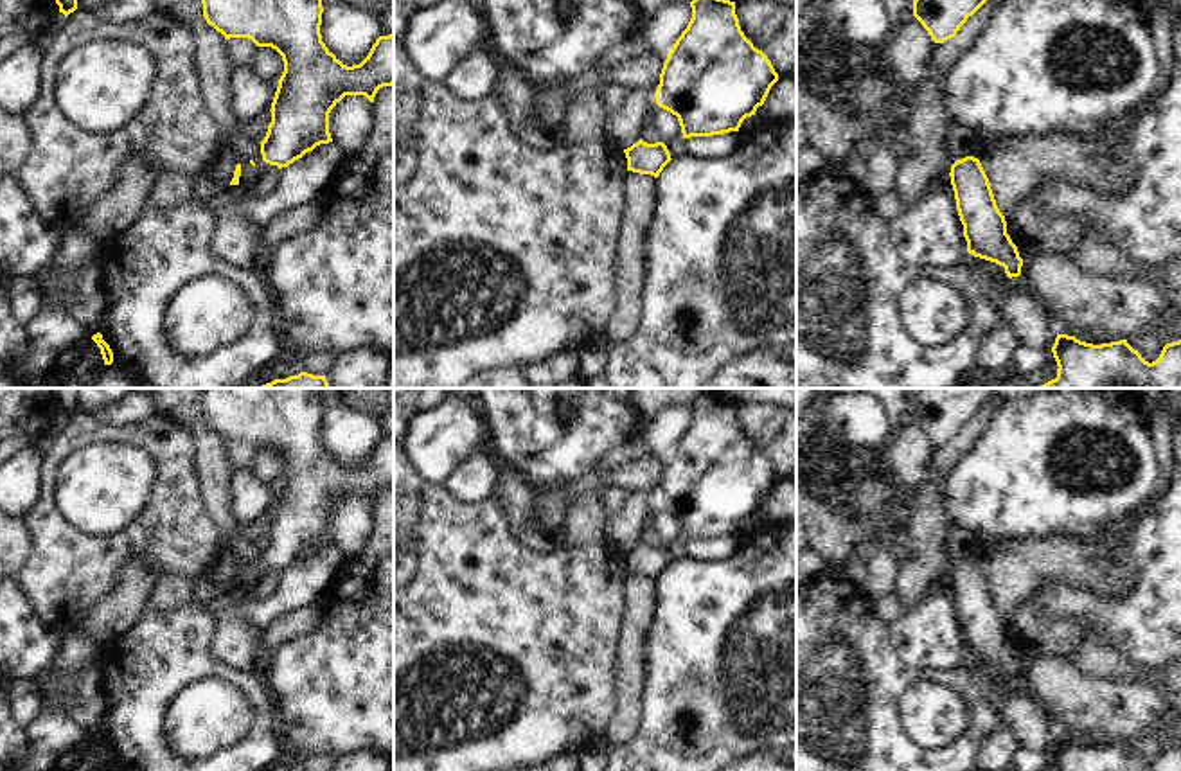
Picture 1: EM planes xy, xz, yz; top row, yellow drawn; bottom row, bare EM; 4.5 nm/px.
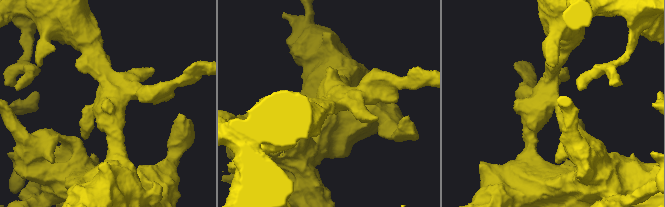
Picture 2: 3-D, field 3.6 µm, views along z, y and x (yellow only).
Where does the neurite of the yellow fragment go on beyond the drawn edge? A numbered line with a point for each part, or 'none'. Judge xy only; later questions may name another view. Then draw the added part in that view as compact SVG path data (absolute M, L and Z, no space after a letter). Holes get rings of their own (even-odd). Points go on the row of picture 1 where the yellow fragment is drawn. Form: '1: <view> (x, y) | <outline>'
none

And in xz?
none

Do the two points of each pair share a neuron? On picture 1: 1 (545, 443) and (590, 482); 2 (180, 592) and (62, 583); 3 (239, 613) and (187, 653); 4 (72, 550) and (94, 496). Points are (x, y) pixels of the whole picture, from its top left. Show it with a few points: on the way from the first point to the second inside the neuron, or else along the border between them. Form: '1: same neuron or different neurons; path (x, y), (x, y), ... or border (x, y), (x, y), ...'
1: different neurons; border (588, 471), (541, 489)
2: different neurons; border (162, 572), (182, 572), (195, 579)
3: different neurons; border (213, 608), (207, 651), (234, 671)
4: different neurons; border (53, 500), (69, 523), (90, 536), (121, 531)

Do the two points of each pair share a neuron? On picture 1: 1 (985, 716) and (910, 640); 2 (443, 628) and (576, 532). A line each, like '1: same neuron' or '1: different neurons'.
1: different neurons
2: different neurons

